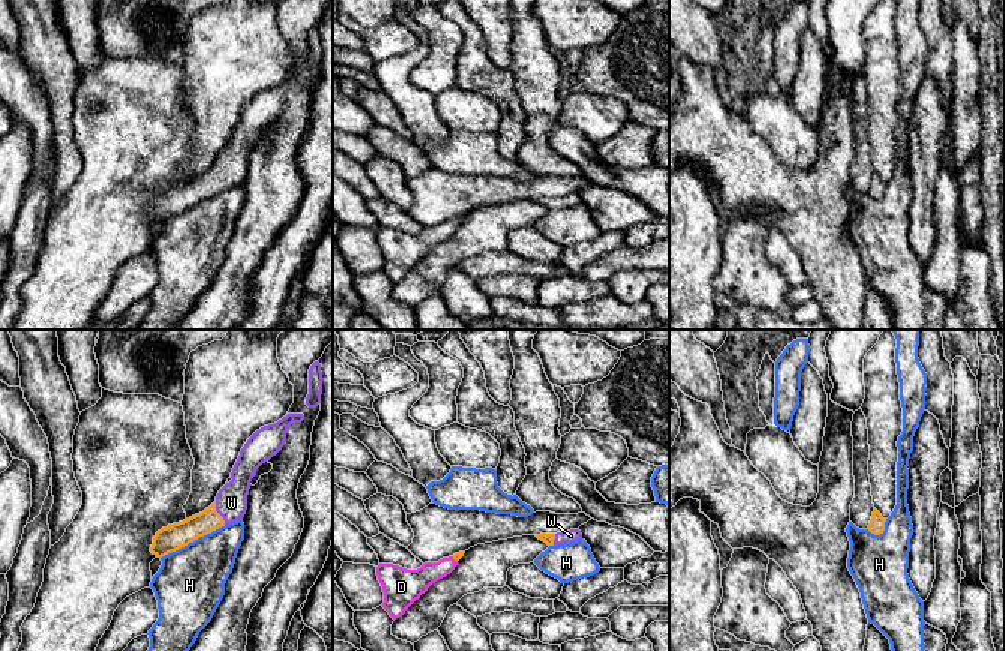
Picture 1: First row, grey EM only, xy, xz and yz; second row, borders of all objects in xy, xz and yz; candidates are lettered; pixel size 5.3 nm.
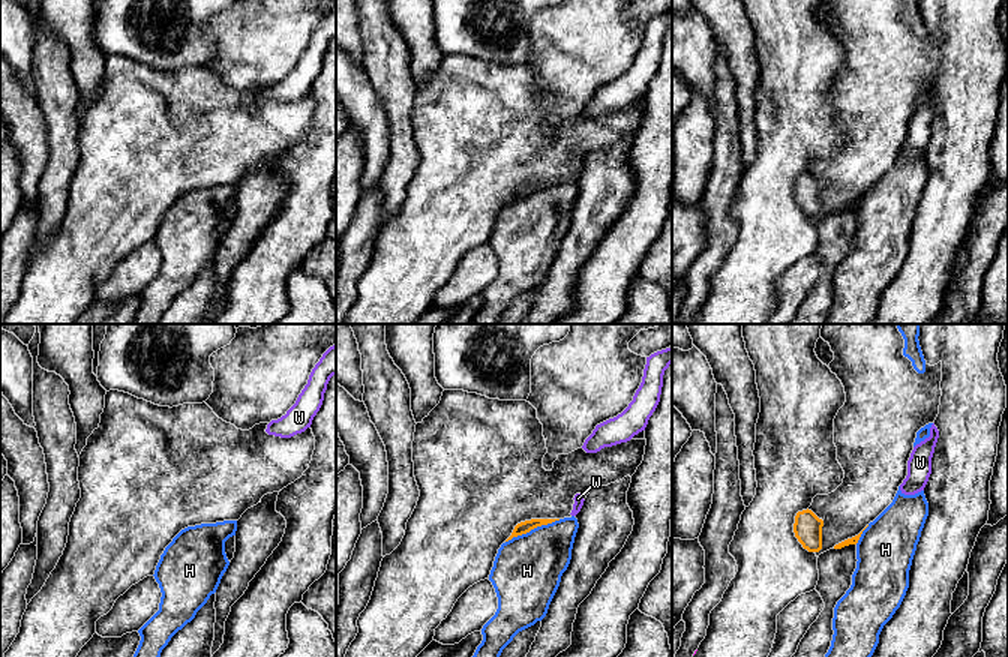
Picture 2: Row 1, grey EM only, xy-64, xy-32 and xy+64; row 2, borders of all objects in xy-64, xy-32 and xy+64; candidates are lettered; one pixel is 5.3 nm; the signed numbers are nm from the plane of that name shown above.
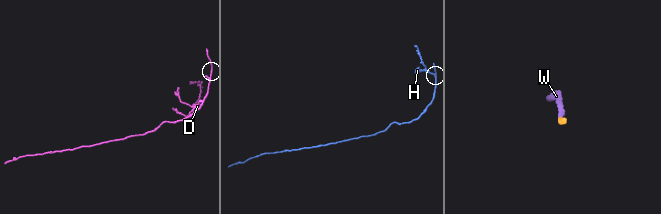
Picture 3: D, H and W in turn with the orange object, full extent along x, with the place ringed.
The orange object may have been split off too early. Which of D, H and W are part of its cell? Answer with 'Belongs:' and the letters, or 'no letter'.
Belongs: D, W

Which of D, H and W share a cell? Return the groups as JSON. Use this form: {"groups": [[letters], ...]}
{"groups": [["D", "W"], ["H"]]}

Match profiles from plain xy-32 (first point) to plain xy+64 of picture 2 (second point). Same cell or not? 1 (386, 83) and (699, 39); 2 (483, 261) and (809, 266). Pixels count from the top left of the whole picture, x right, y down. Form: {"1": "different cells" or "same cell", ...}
{"1": "different cells", "2": "same cell"}

